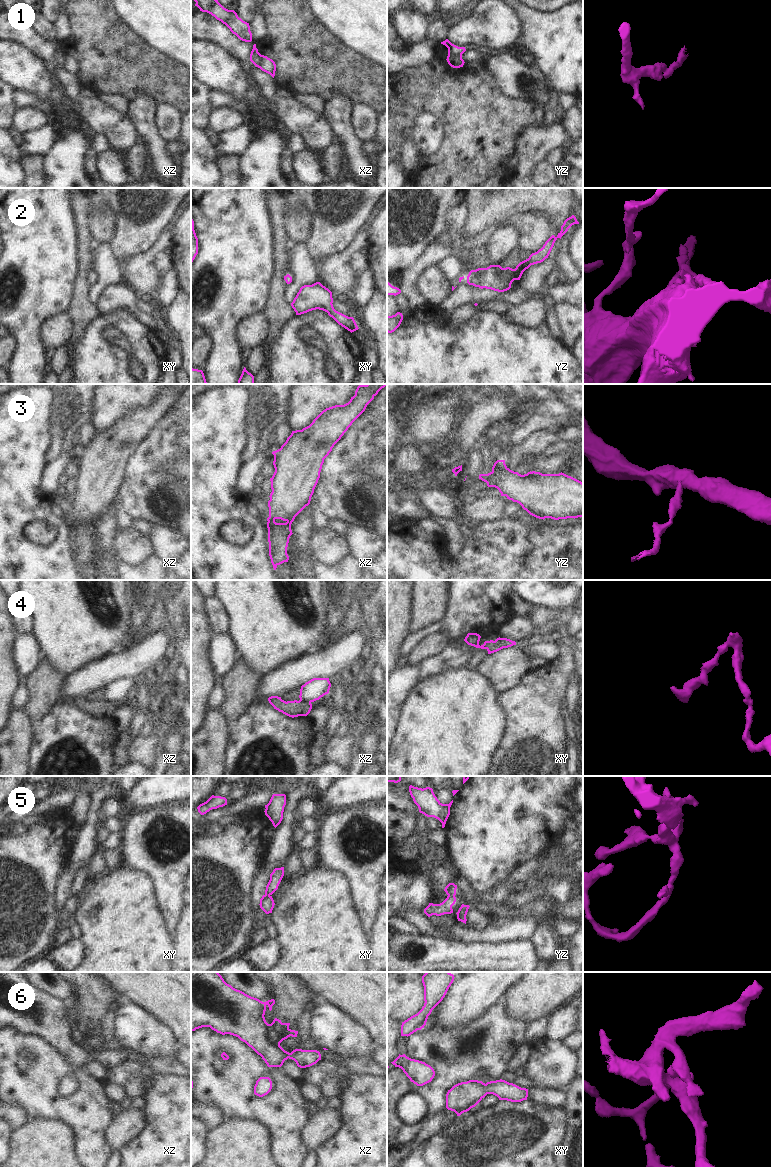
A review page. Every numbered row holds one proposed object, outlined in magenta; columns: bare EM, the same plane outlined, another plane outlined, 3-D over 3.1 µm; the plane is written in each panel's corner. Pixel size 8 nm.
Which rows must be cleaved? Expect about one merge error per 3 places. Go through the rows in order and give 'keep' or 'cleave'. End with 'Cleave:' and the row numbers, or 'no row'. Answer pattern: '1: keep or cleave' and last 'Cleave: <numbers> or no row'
1: cleave
2: keep
3: cleave
4: cleave
5: cleave
6: keep
Cleave: 1, 3, 4, 5

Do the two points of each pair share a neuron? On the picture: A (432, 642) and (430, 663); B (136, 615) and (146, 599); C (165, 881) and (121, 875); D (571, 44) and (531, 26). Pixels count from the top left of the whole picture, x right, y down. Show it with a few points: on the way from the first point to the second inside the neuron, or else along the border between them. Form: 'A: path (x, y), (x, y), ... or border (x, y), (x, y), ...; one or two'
A: border (450, 642), (439, 653), (424, 658), (417, 665); two
B: path (139, 611), (139, 606), (142, 603); one
C: border (129, 868), (141, 870), (151, 880), (156, 902); two
D: path (561, 42), (541, 33); one

